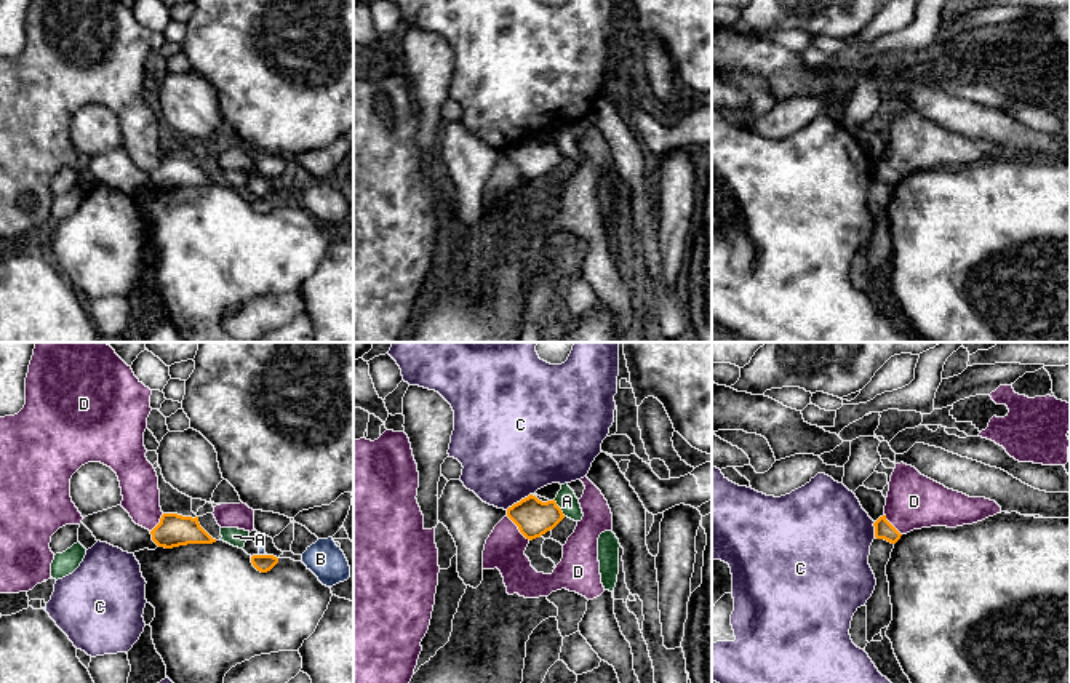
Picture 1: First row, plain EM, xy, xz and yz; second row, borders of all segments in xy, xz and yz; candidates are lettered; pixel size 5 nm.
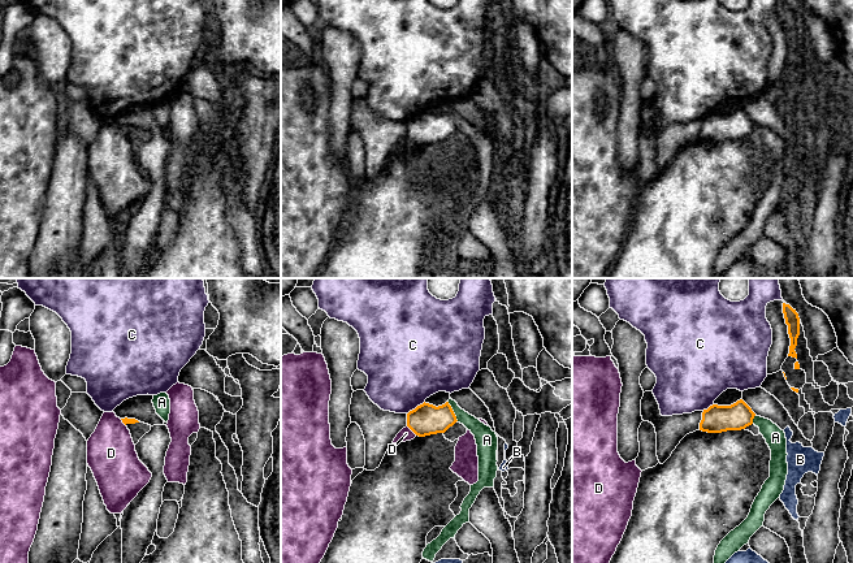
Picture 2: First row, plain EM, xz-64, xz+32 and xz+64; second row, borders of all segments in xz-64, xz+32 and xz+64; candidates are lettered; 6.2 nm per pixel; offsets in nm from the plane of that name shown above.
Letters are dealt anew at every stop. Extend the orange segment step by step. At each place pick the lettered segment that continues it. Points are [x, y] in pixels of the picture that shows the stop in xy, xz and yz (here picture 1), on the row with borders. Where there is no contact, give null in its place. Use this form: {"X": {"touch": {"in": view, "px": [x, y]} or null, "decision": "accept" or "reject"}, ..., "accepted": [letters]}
{"A": {"touch": {"in": "xz", "px": [558, 507]}, "decision": "reject"}, "B": {"touch": {"in": "xy", "px": [263, 555]}, "decision": "reject"}, "C": {"touch": {"in": "xz", "px": [520, 501]}, "decision": "reject"}, "D": {"touch": {"in": "xz", "px": [519, 528]}, "decision": "reject"}, "accepted": []}

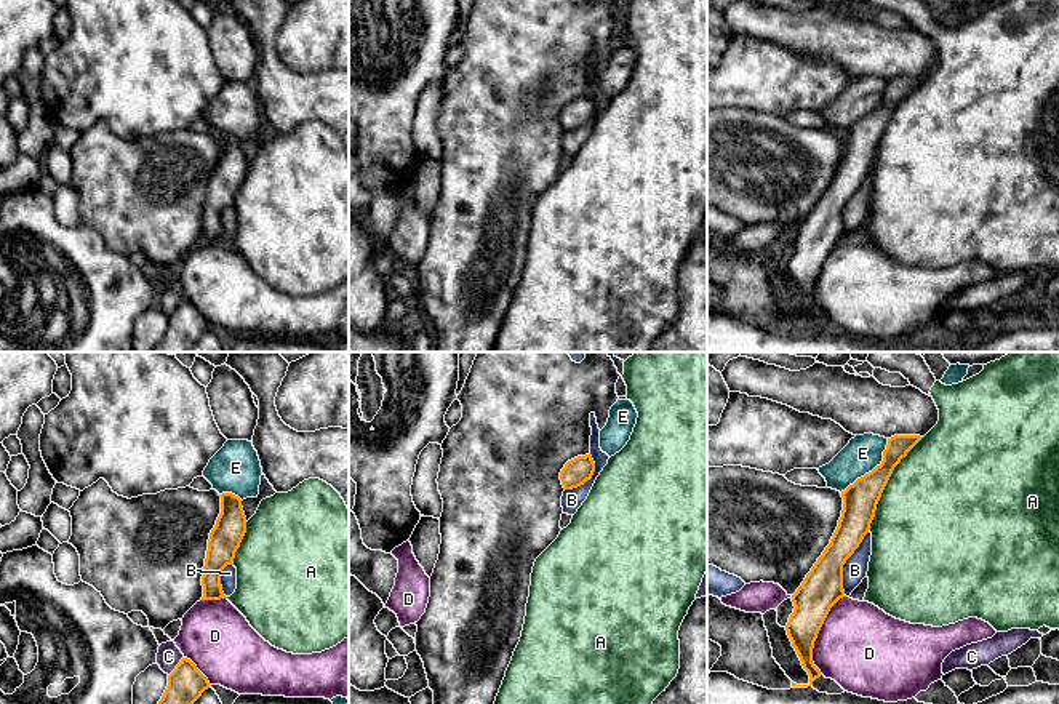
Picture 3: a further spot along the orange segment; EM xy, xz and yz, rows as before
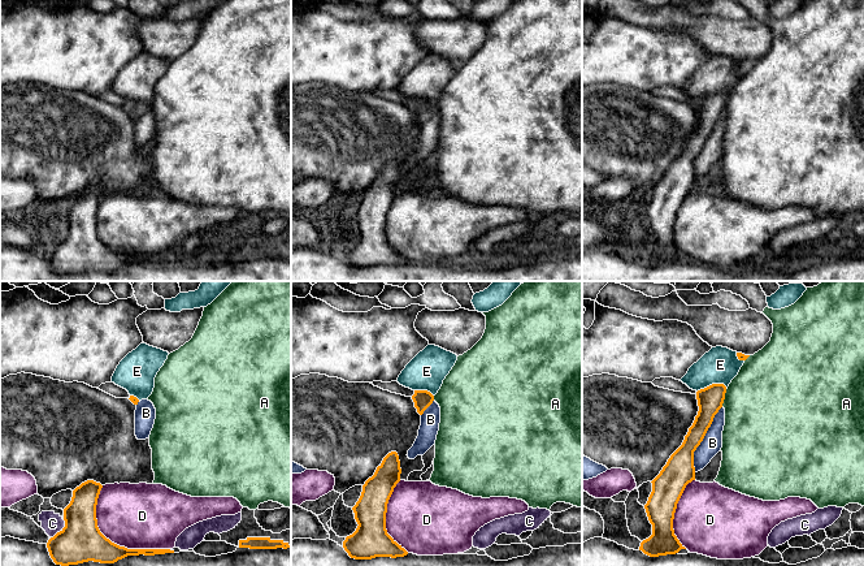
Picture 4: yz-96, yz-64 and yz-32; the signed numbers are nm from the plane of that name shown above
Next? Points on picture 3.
{"A": {"touch": {"in": "yz", "px": [887, 482]}, "decision": "reject"}, "B": {"touch": {"in": "yz", "px": [845, 562]}, "decision": "reject"}, "C": {"touch": {"in": "xy", "px": [176, 666]}, "decision": "reject"}, "D": {"touch": {"in": "yz", "px": [818, 632]}, "decision": "reject"}, "E": {"touch": {"in": "yz", "px": [874, 469]}, "decision": "reject"}, "accepted": []}

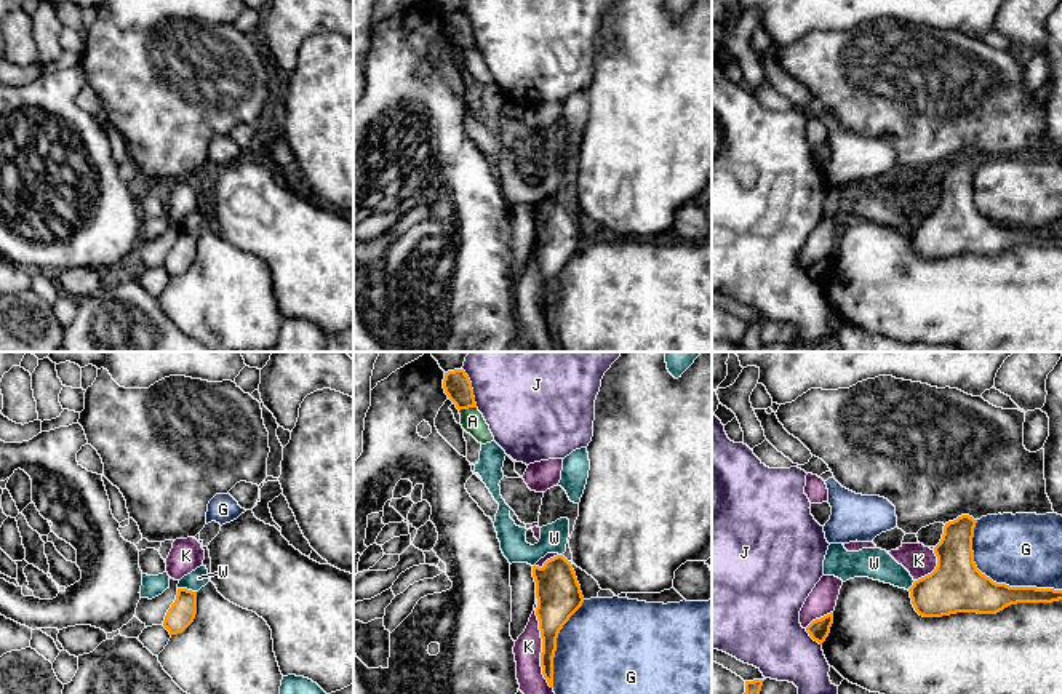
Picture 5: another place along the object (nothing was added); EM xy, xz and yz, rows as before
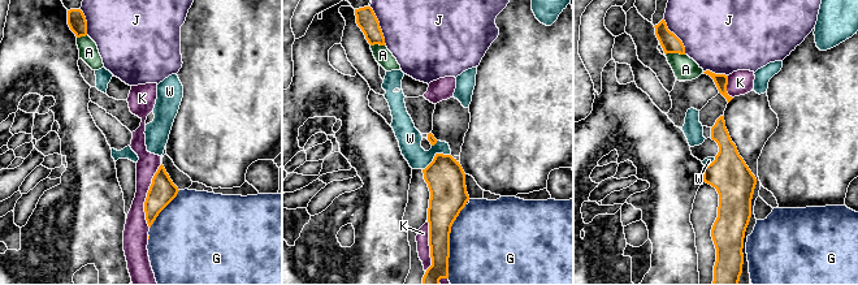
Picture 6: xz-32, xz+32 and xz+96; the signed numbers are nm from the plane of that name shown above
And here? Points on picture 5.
{"A": {"touch": {"in": "xz", "px": [467, 408]}, "decision": "reject"}, "G": {"touch": {"in": "yz", "px": [995, 582]}, "decision": "reject"}, "J": {"touch": {"in": "xz", "px": [471, 387]}, "decision": "reject"}, "K": {"touch": {"in": "xz", "px": [542, 643]}, "decision": "reject"}, "W": {"touch": {"in": "xy", "px": [186, 589]}, "decision": "reject"}, "accepted": []}

